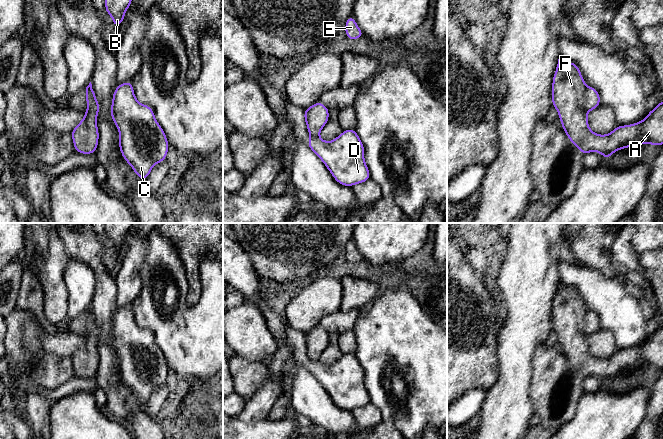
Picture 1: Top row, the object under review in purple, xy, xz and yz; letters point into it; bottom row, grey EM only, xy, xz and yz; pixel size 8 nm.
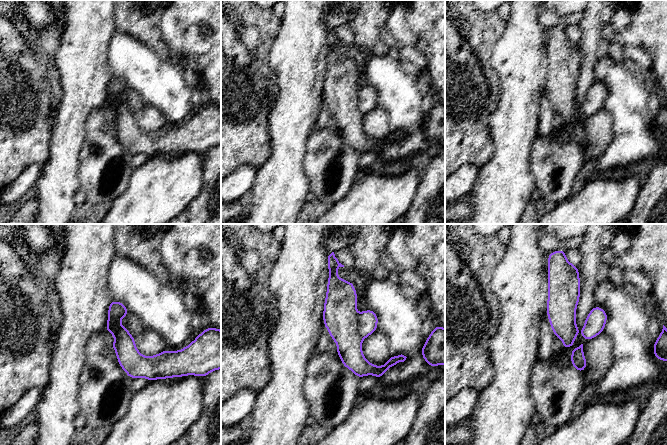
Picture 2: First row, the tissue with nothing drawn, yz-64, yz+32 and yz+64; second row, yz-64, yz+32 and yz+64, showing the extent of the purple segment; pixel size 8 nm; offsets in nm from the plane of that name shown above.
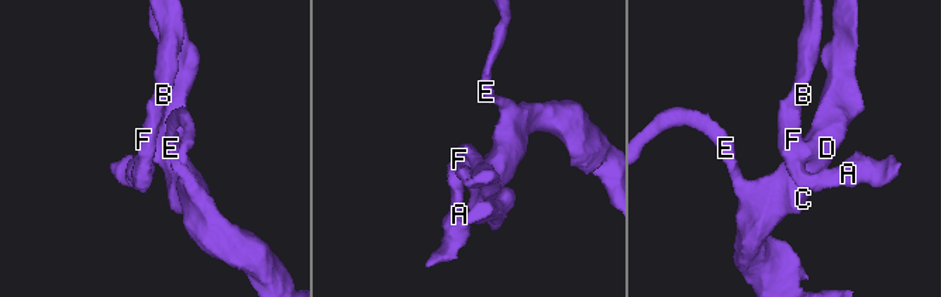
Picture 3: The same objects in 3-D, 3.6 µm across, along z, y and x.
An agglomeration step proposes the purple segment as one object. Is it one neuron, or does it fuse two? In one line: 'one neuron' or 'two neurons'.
two neurons

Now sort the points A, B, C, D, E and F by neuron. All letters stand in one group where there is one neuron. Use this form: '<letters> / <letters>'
A B F / C D E

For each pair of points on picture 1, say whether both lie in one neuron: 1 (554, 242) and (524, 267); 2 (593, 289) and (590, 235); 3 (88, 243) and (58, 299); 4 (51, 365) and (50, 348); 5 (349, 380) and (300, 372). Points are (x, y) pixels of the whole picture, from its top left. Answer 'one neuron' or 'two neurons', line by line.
1: one neuron
2: two neurons
3: two neurons
4: two neurons
5: two neurons

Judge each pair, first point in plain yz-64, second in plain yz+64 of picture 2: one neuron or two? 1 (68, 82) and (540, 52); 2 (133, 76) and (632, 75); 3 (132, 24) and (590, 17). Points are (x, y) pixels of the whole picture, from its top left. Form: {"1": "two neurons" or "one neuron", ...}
{"1": "one neuron", "2": "one neuron", "3": "one neuron"}

